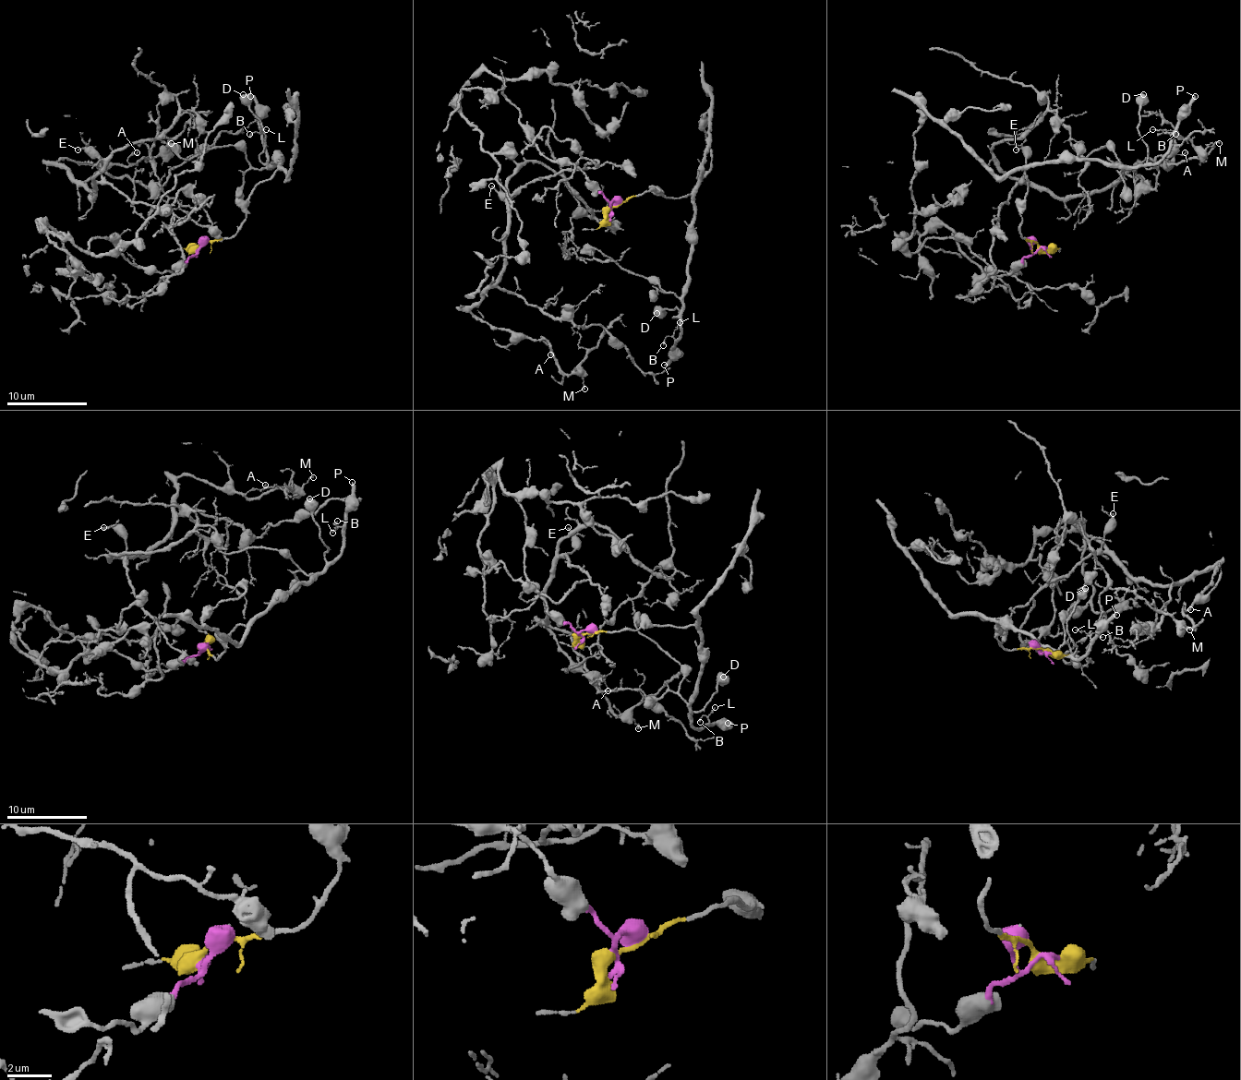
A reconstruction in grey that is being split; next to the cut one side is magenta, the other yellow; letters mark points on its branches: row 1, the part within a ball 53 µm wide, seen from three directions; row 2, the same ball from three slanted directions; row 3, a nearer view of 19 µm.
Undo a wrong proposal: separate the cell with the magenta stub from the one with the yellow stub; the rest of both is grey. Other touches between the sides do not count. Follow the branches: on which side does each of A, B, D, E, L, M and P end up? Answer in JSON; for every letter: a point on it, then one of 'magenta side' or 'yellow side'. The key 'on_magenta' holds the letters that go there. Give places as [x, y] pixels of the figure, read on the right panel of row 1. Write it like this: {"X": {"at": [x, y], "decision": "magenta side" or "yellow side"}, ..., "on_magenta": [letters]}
{"A": {"at": [1185, 152], "decision": "magenta side"}, "B": {"at": [1175, 134], "decision": "yellow side"}, "D": {"at": [1143, 94], "decision": "yellow side"}, "E": {"at": [1016, 150], "decision": "magenta side"}, "L": {"at": [1152, 129], "decision": "yellow side"}, "M": {"at": [1219, 143], "decision": "magenta side"}, "P": {"at": [1195, 96], "decision": "yellow side"}, "on_magenta": ["A", "E", "M"]}

